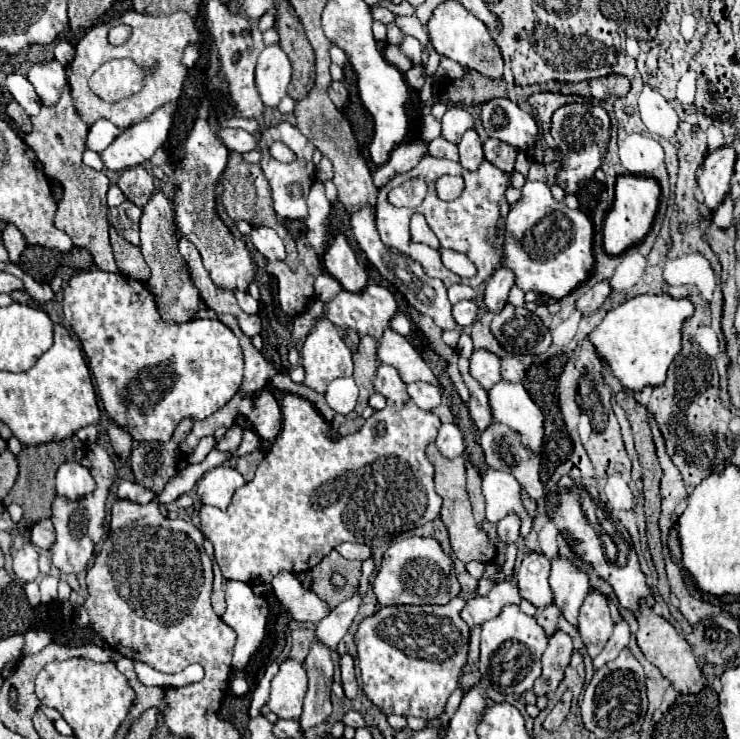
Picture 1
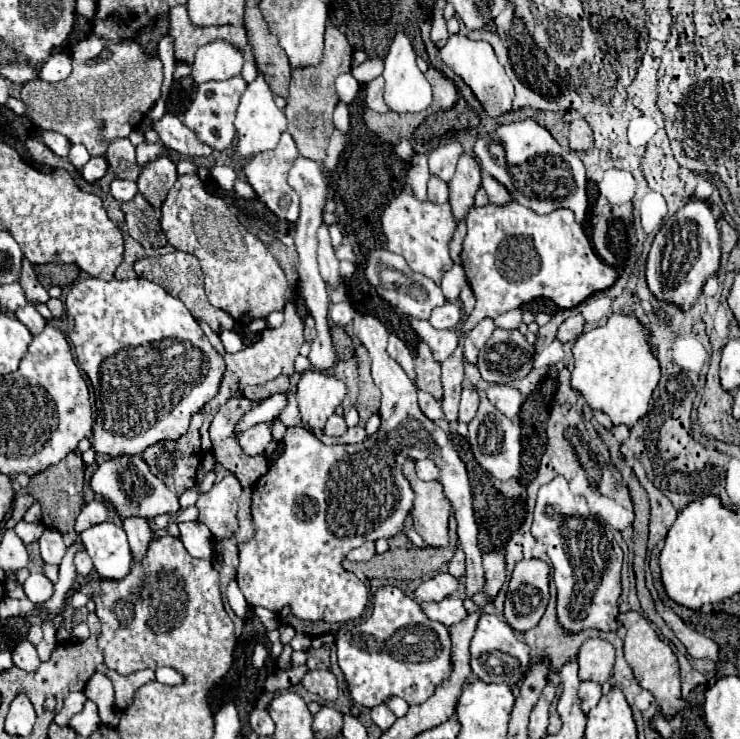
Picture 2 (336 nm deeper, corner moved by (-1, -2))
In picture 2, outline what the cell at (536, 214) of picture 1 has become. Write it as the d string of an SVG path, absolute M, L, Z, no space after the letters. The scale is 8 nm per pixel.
M514 200L504 206L494 206L494 204L482 208L474 206L466 218L466 224L468 224L468 234L464 238L464 248L460 256L468 284L476 296L476 308L470 314L468 322L464 324L464 332L470 332L484 318L496 318L508 310L520 308L524 302L530 302L534 298L554 300L556 306L564 310L574 308L586 298L590 298L594 292L610 288L618 278L618 268L608 266L596 256L582 226L574 220L574 214L566 208L554 210L546 216L538 216L530 208Z

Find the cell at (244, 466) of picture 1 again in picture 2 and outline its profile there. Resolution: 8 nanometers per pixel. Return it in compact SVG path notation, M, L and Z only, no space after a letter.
M232 396L232 398L218 410L218 414L214 416L212 426L210 426L210 440L212 440L212 452L214 452L216 462L218 462L220 466L224 466L228 472L232 472L232 474L240 480L240 484L242 484L244 488L246 488L246 486L252 486L252 484L254 484L260 476L264 476L266 470L268 470L266 458L264 458L264 456L246 456L246 454L242 452L240 444L238 444L238 438L234 436L234 424L236 424L246 412L250 412L250 408L254 408L254 404L258 404L258 402L246 400L244 396L240 396L240 398L234 398L234 396Z

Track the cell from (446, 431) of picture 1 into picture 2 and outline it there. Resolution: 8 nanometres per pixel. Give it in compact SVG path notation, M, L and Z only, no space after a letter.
M416 460L414 466L416 466L416 476L420 480L438 480L438 476L440 476L440 472L432 460Z

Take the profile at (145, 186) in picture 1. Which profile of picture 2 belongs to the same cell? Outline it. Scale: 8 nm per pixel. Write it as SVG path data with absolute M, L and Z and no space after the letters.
M128 138L122 140L114 140L108 144L106 150L106 158L108 158L108 166L114 170L114 174L118 178L124 180L136 180L140 174L140 166L136 164L136 154L134 154L134 146L130 144Z

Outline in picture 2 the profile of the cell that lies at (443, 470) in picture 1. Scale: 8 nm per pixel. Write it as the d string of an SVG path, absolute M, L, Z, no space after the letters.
M414 460L402 464L402 474L410 480L414 488L414 508L410 512L414 530L422 536L428 546L446 546L448 544L448 518L450 502L442 492L440 482L424 482L416 478Z

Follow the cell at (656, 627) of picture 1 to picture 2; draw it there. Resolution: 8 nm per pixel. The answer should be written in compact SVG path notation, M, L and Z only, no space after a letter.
M624 612L624 614L618 614L618 622L626 628L624 658L632 666L632 672L634 672L638 684L654 696L662 716L672 718L676 712L680 712L686 706L686 702L680 700L680 672L678 672L678 660L676 660L674 652L670 650L670 646L666 642L662 642L656 636L650 622L642 614Z

